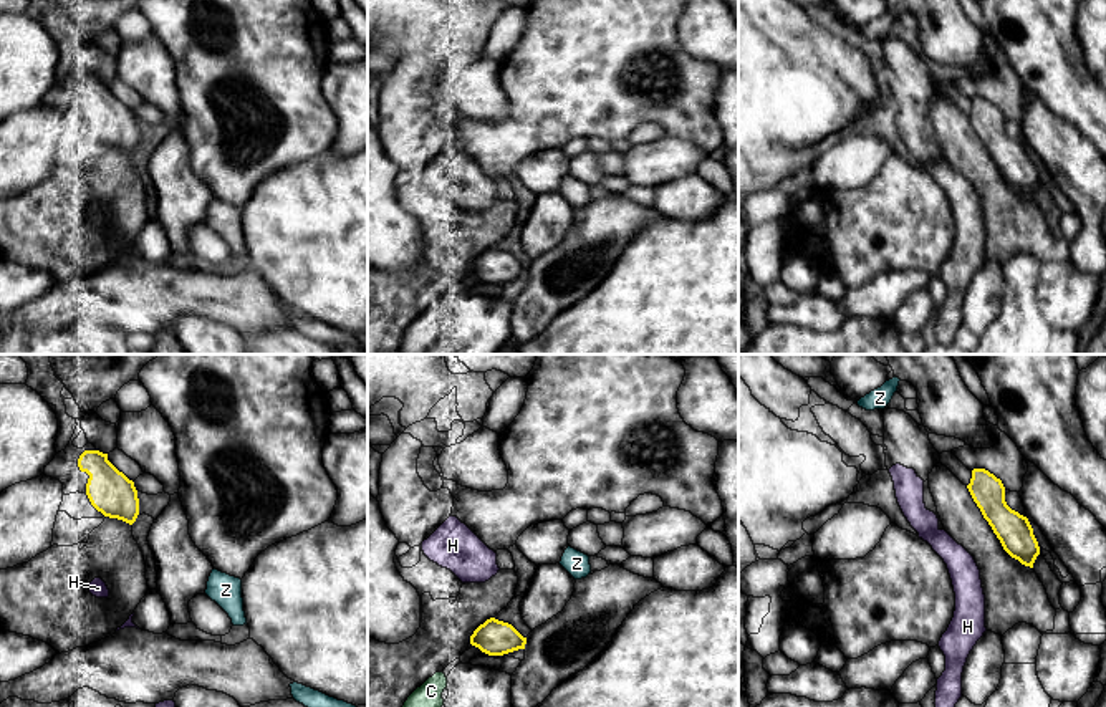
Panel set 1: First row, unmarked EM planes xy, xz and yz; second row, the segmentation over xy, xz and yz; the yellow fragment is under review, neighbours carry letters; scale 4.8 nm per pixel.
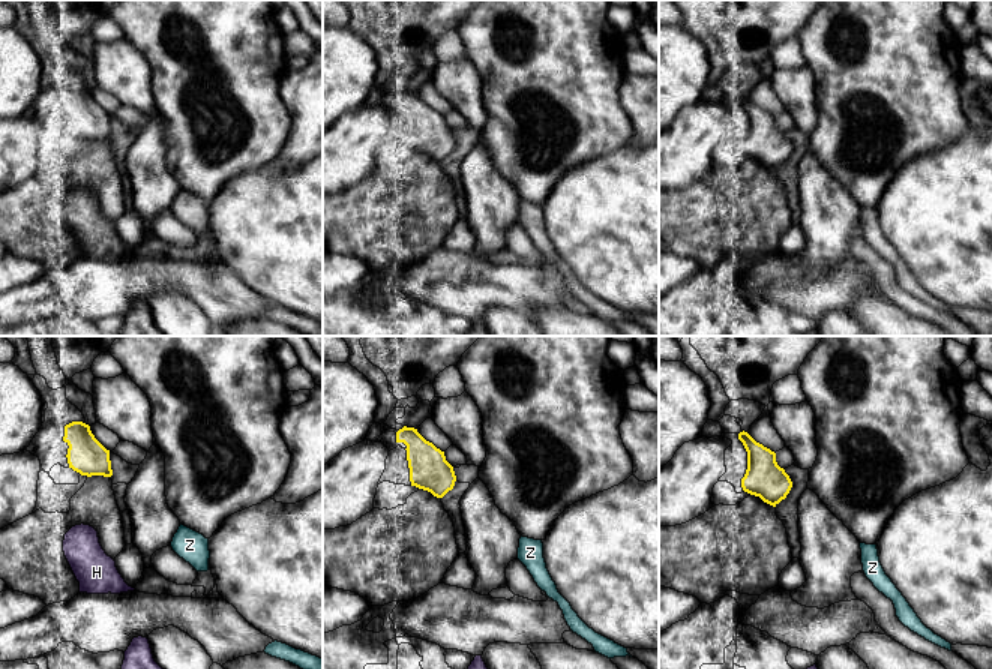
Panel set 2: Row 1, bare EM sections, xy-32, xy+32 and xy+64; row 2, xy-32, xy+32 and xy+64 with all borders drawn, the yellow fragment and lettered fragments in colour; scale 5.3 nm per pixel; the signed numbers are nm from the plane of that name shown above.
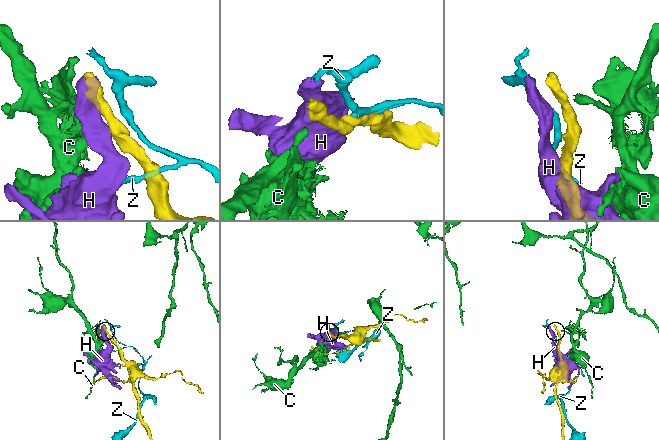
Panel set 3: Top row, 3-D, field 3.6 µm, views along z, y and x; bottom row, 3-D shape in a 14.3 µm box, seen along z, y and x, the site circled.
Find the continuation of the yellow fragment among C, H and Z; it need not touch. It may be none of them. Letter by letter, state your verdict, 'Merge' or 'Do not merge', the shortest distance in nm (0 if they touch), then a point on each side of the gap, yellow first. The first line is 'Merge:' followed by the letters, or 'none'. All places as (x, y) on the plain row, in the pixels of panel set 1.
Merge: none
C: Do not merge. Distance 200 nm. Across: xz (471, 272), (442, 302)
H: Do not merge. Distance 150 nm. Across: yz (997, 166), (972, 186)
Z: Do not merge. Distance 380 nm. Across: xz (525, 267), (575, 207)

